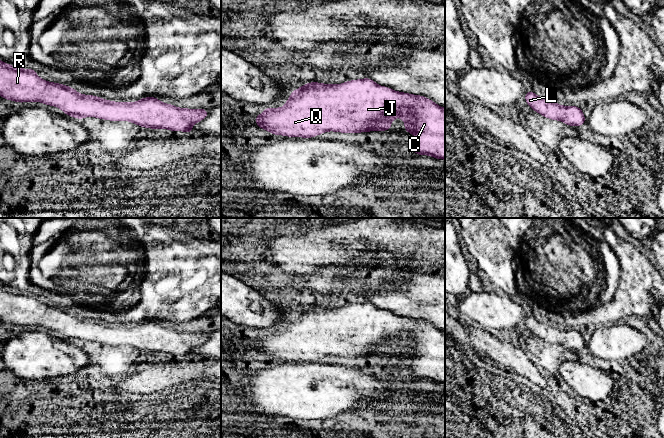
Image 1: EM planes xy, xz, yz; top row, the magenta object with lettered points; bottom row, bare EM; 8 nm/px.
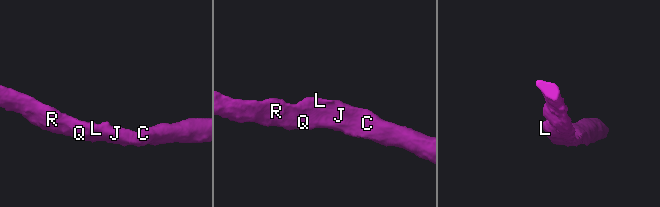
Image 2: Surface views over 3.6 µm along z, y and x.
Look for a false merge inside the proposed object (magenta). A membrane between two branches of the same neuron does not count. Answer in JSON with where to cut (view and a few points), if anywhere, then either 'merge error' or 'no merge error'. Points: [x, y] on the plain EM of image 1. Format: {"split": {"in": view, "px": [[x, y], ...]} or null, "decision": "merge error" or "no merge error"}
{"split": null, "decision": "no merge error"}

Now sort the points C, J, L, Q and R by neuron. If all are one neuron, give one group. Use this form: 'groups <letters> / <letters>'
groups C J L Q R

